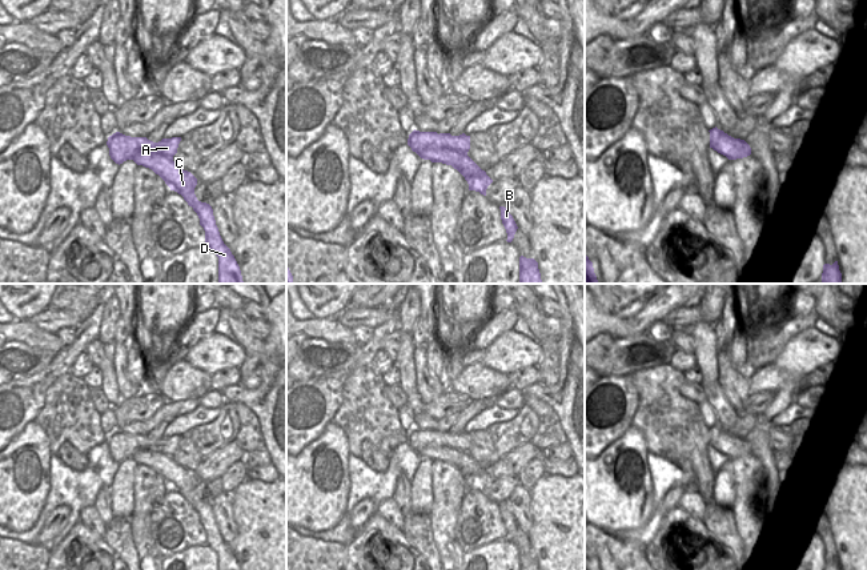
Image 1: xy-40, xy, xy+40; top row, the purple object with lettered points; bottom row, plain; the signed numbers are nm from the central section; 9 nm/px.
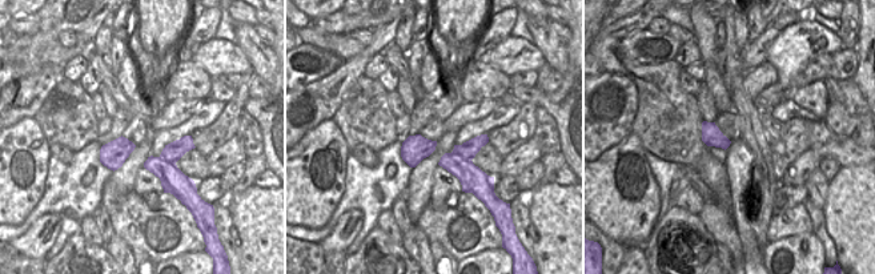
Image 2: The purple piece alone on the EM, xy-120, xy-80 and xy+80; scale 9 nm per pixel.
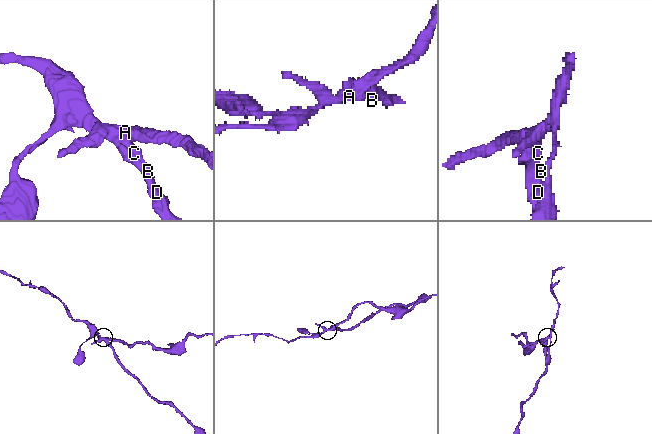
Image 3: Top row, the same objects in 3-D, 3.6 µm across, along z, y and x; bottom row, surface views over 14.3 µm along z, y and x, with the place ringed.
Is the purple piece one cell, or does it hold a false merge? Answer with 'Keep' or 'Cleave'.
Cleave

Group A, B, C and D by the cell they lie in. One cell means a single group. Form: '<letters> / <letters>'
A / B C D

